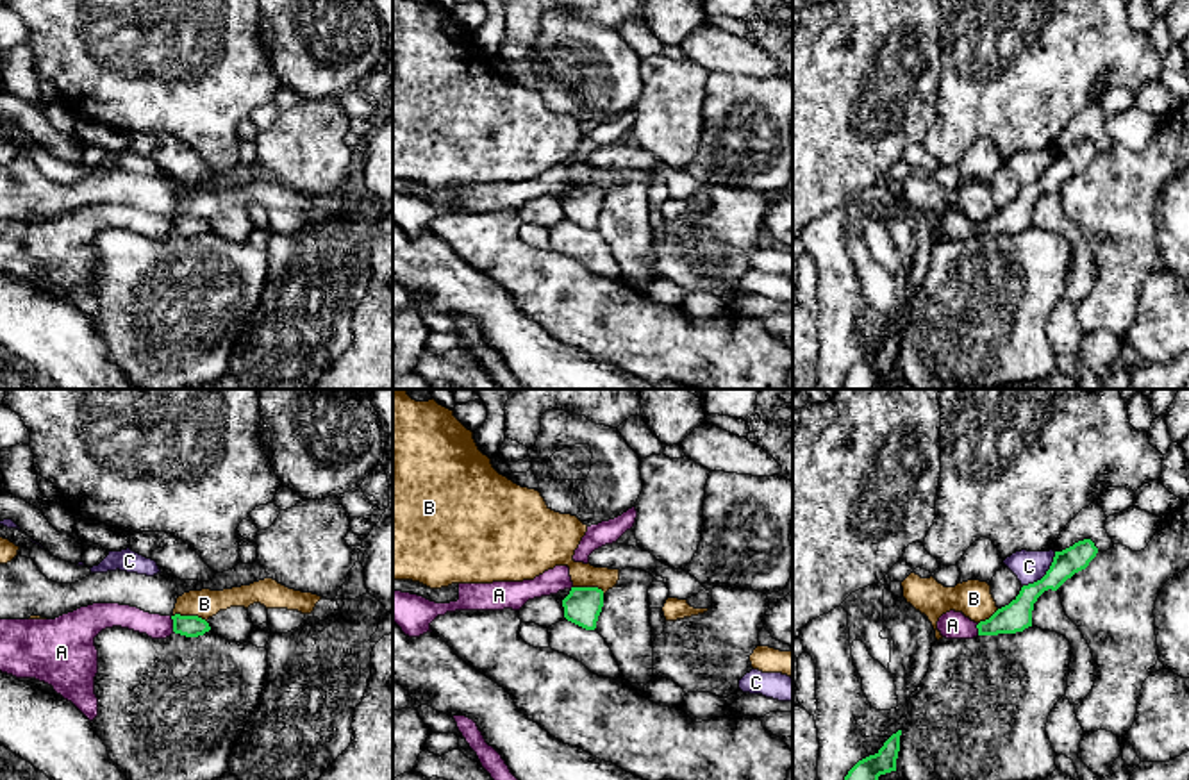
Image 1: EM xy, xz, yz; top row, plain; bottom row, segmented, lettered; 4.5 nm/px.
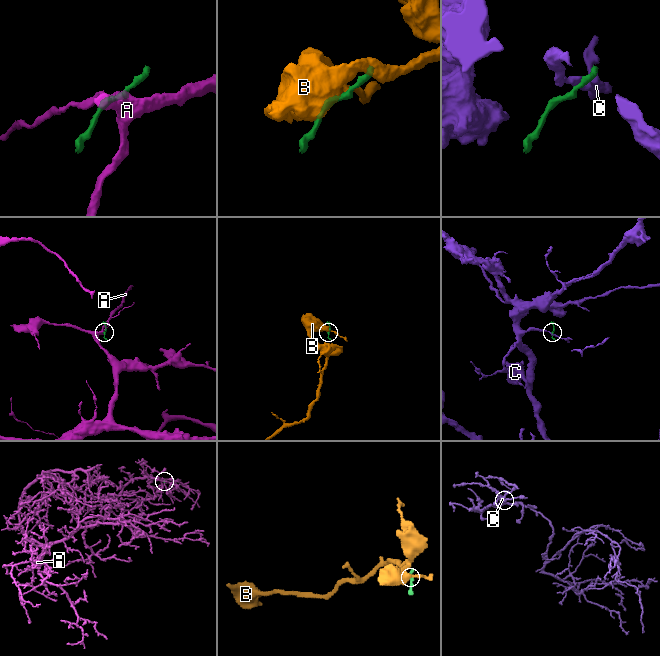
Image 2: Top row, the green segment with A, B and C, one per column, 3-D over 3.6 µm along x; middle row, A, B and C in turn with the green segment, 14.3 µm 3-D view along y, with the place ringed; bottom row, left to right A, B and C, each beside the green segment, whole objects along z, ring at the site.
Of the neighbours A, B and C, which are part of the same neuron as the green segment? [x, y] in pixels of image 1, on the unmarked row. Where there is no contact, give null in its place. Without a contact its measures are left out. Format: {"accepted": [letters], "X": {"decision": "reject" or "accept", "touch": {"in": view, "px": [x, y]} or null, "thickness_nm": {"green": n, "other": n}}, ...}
{"accepted": [], "A": {"decision": "reject", "touch": {"in": "xy", "px": [174, 225]}, "thickness_nm": {"green": 100, "other": 110}}, "B": {"decision": "reject", "touch": {"in": "xy", "px": [190, 216]}, "thickness_nm": {"green": 100, "other": 130}}, "C": {"decision": "reject", "touch": {"in": "yz", "px": [1047, 174]}, "thickness_nm": {"green": 140, "other": 140}}}

